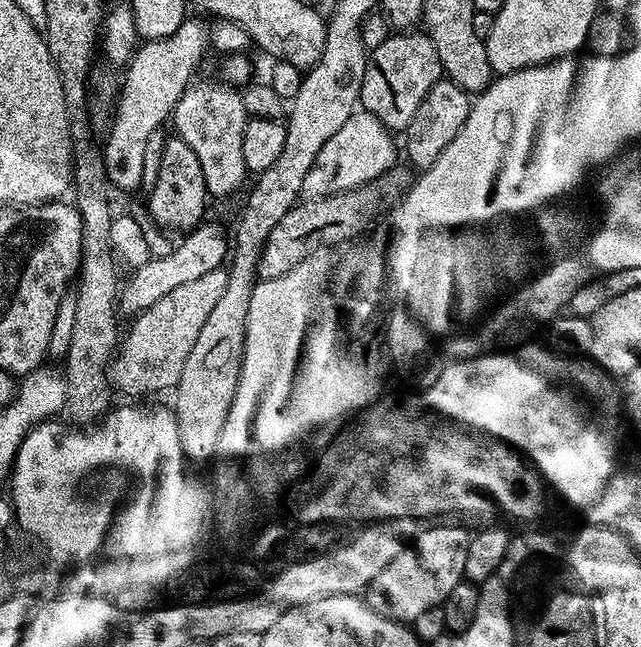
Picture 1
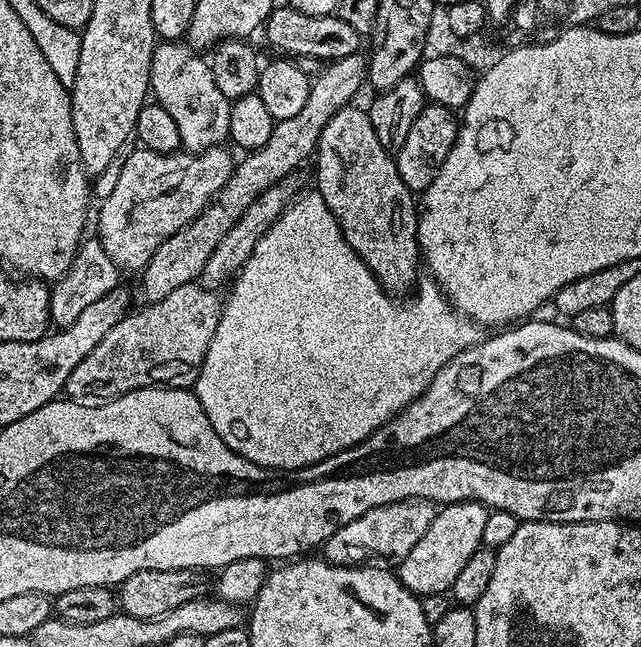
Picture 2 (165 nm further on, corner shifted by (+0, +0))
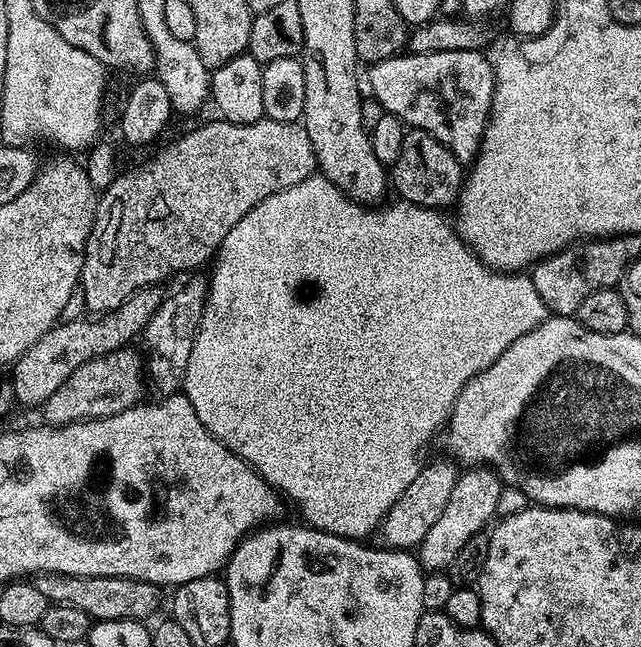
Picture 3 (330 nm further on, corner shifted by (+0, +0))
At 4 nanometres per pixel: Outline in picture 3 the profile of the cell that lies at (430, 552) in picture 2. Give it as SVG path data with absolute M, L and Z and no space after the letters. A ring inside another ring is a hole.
M472 466L457 475L454 491L446 502L446 510L442 510L438 522L430 526L418 549L420 567L425 573L448 569L454 558L458 558L462 546L466 546L474 534L485 531L497 519L498 494L502 494L504 487L500 475L487 466Z

